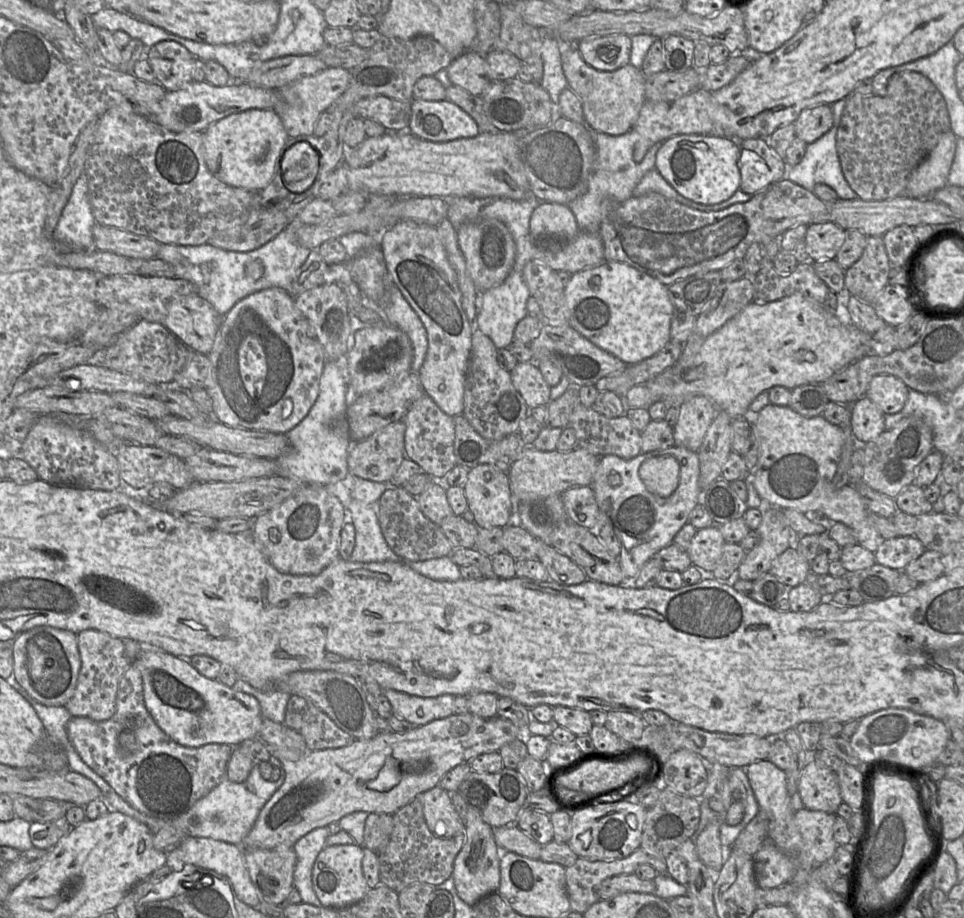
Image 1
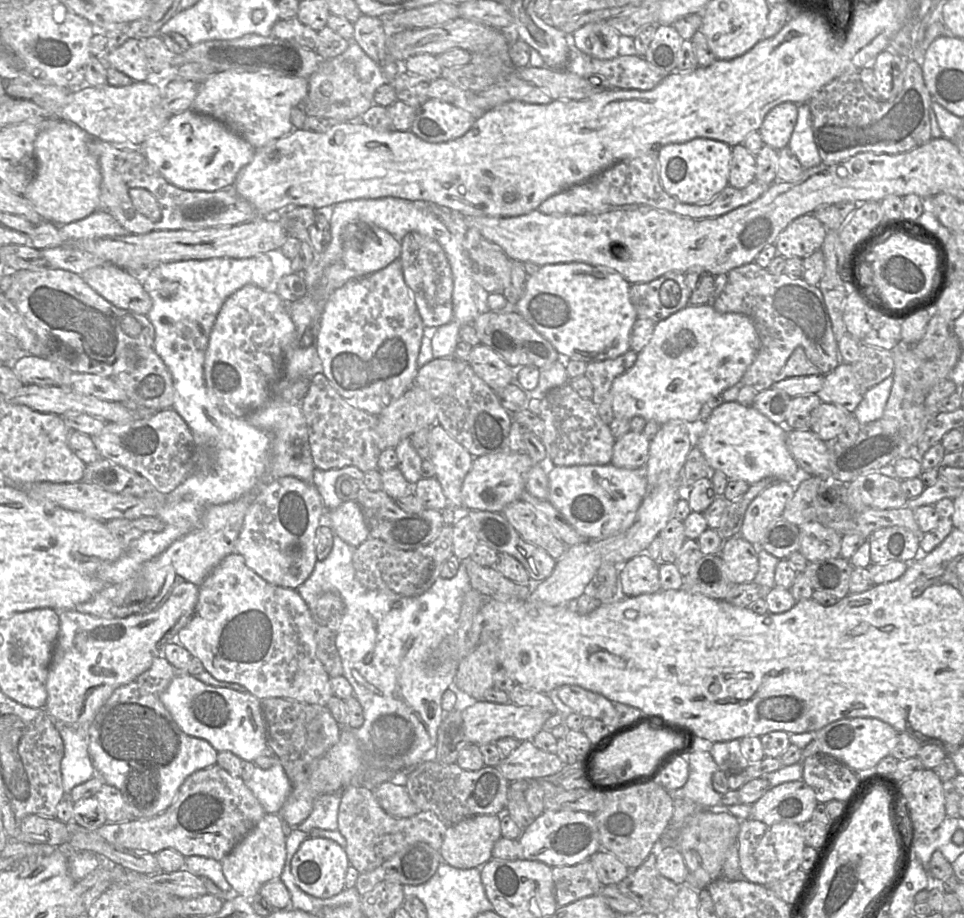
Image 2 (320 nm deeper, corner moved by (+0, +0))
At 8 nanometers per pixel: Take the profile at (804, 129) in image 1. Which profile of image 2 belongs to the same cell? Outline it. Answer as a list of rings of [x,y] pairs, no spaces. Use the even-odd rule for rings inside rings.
[[[783,102],[771,109],[758,130],[764,144],[775,150],[787,147],[797,117],[798,105],[792,102]]]

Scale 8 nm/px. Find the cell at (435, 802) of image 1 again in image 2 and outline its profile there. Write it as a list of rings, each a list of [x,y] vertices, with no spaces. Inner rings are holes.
[[[383,782],[374,788],[373,793],[381,807],[396,818],[408,818],[420,812],[403,784]]]

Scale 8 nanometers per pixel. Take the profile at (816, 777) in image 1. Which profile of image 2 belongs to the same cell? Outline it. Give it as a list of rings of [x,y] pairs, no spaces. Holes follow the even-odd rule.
[[[803,780],[790,781],[771,787],[752,805],[751,819],[765,824],[809,821],[818,801],[814,790]]]

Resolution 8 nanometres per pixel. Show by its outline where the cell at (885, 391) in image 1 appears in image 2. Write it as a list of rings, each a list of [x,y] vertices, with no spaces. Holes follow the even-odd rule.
[[[841,362],[834,371],[824,375],[817,396],[822,403],[838,405],[852,414],[862,401],[864,393],[854,375],[852,364]]]

